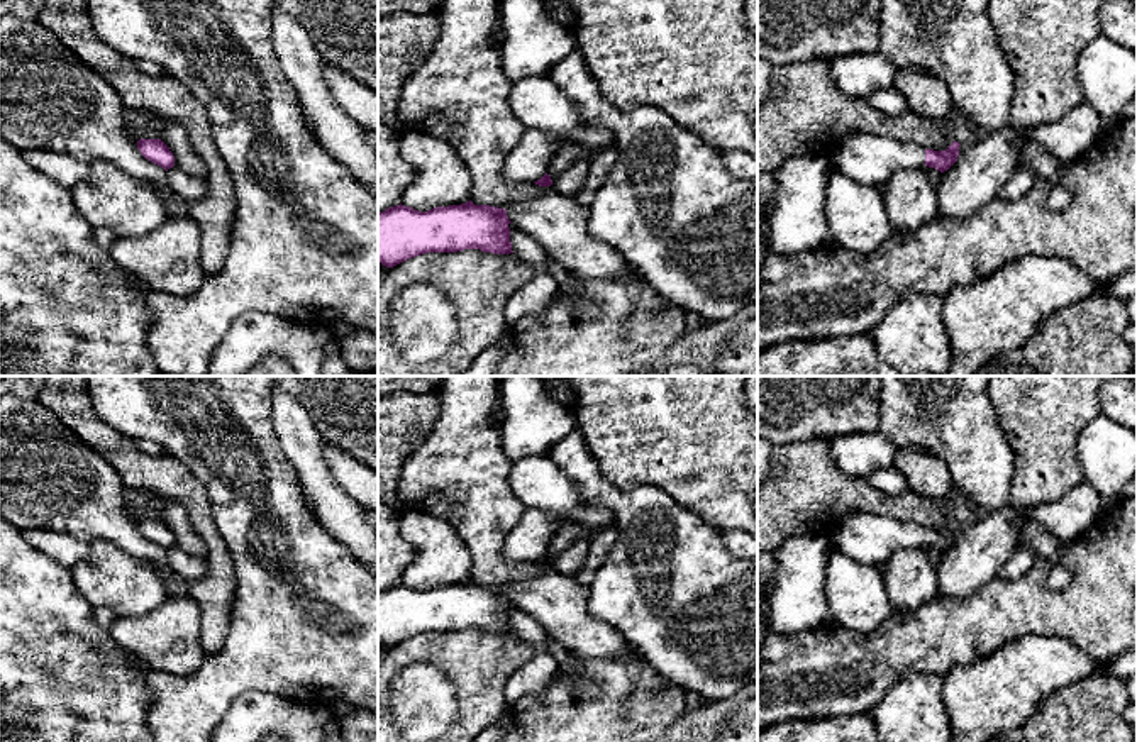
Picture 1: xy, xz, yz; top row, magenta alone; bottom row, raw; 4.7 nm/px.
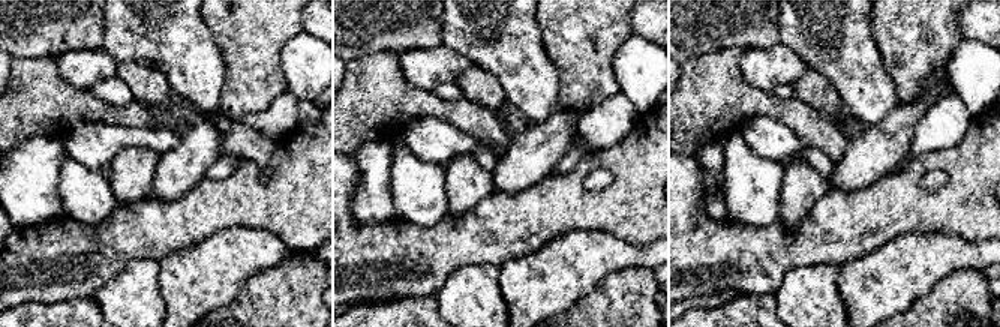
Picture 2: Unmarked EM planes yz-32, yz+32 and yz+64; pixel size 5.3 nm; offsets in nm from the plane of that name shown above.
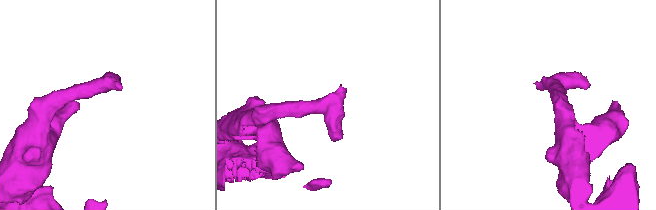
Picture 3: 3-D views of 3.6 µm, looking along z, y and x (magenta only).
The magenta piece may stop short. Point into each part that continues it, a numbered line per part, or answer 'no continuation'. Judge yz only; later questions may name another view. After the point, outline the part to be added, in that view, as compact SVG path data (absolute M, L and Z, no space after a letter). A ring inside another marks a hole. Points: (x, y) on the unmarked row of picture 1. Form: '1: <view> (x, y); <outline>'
1: yz (866, 537); M859 512L842 520L832 542L851 559L883 569L895 551L925 547L925 527Z

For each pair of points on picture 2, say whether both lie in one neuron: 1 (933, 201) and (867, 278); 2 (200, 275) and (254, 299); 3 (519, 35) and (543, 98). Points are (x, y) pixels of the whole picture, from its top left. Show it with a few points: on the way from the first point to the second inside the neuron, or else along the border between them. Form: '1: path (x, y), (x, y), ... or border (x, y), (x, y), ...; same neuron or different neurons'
1: border (939, 231), (903, 233), (873, 251); different neurons
2: border (266, 269), (255, 273), (230, 303), (210, 311); different neurons
3: path (519, 50), (519, 60), (529, 83); same neuron

